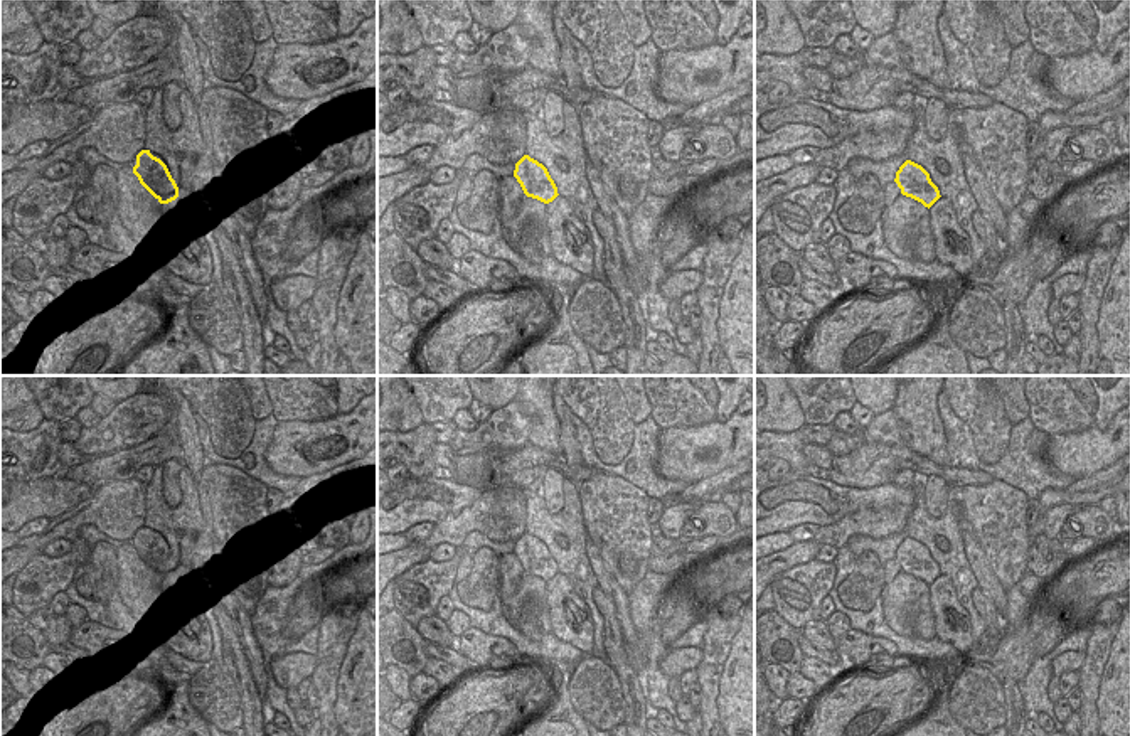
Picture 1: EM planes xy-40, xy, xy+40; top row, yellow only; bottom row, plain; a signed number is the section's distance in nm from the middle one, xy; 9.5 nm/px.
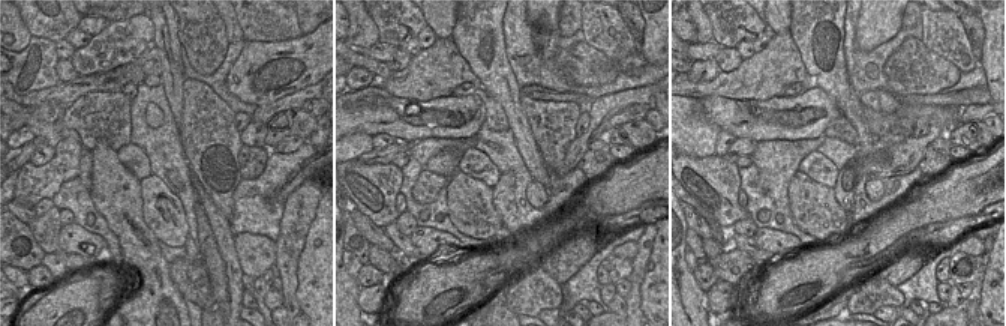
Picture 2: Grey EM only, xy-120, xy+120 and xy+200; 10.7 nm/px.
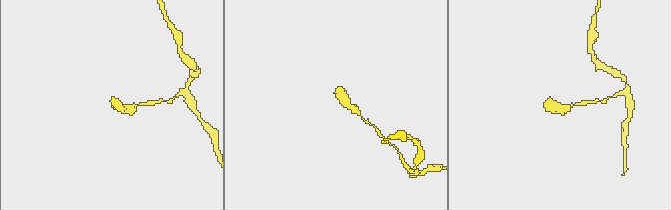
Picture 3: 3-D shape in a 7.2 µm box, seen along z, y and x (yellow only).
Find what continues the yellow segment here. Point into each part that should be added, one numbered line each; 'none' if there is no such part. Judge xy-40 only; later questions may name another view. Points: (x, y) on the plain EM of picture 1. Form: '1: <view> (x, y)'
none

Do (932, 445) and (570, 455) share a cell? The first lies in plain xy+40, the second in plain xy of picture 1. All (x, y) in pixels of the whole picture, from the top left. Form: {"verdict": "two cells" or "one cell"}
{"verdict": "two cells"}

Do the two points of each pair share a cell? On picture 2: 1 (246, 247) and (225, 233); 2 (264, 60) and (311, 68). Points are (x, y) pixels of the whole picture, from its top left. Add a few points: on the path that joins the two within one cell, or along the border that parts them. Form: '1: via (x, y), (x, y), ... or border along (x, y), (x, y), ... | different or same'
1: border along (233, 235), (242, 272) | different
2: via (276, 53), (290, 51), (299, 60) | same

